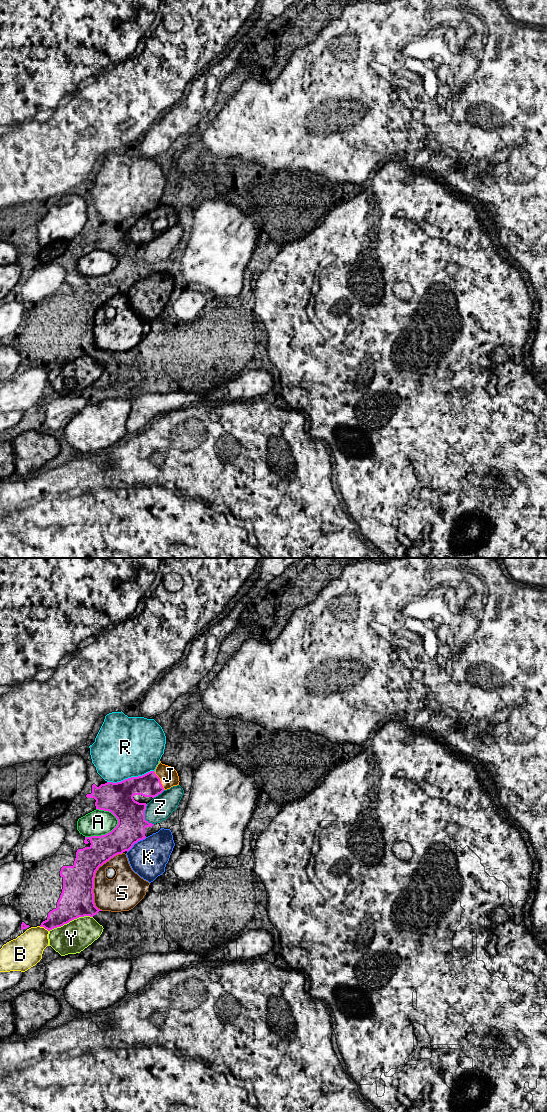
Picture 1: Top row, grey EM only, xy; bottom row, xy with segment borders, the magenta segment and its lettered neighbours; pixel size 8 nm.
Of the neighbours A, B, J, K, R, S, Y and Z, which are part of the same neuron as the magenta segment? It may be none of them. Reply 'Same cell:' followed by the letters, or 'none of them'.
Same cell: J

